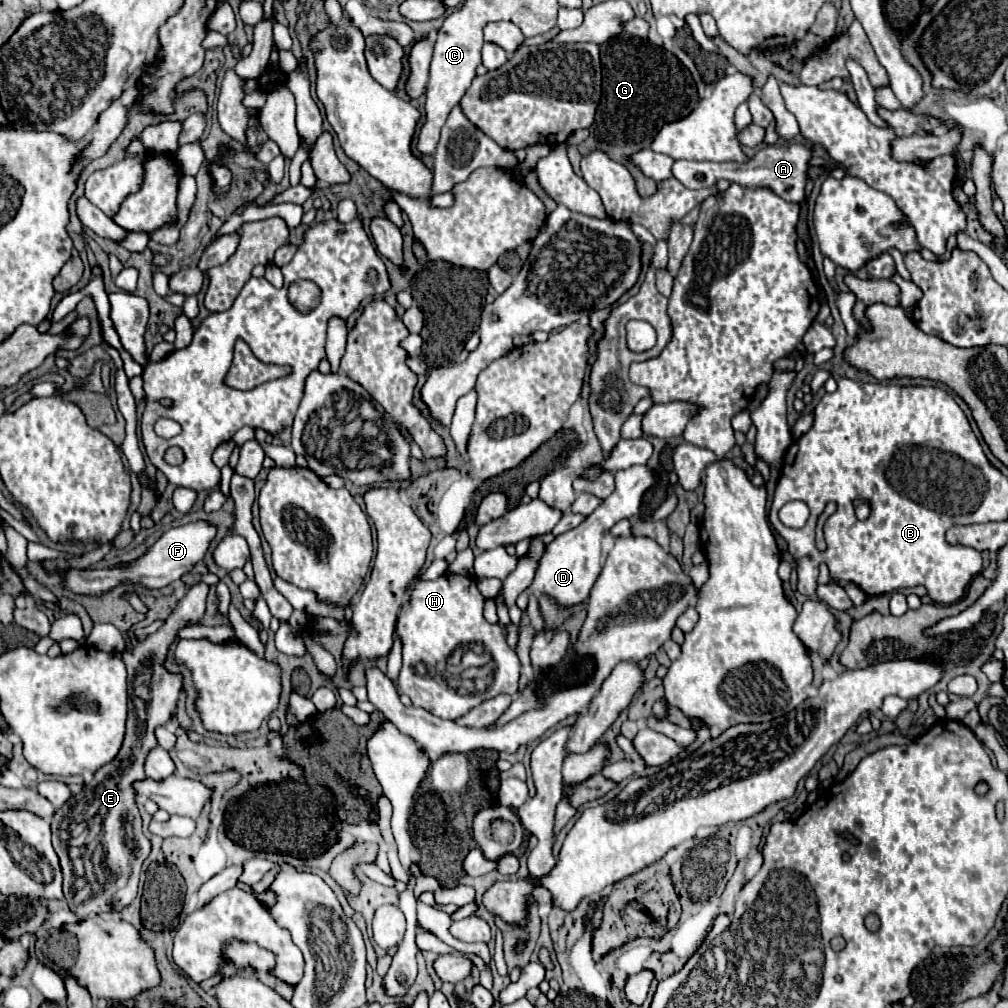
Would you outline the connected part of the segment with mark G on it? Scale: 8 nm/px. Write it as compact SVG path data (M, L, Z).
M616 35L600 45L602 57L602 99L596 111L596 121L590 127L590 135L580 143L580 155L588 155L598 145L606 145L608 157L628 167L636 181L636 189L642 197L650 197L656 191L656 181L640 173L638 167L628 163L628 155L636 149L650 145L652 135L668 121L686 117L698 103L696 85L688 69L666 49L630 35Z

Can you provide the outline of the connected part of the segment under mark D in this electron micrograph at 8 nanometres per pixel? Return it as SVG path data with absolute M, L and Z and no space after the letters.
M634 465L630 469L616 473L616 489L610 497L606 497L576 529L570 529L568 533L558 535L552 543L544 547L544 557L540 557L540 565L536 569L536 577L532 585L518 597L516 605L526 611L528 597L534 593L542 593L550 599L554 599L560 607L570 609L588 599L588 593L600 575L602 569L602 537L620 521L626 517L632 517L638 513L642 495L648 487L654 483L654 473L648 471L644 465Z

